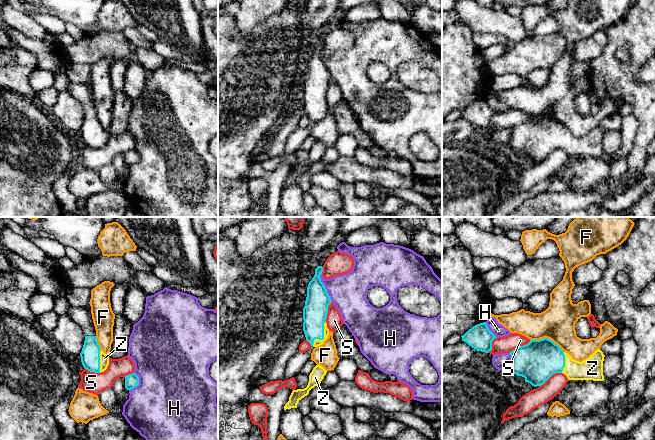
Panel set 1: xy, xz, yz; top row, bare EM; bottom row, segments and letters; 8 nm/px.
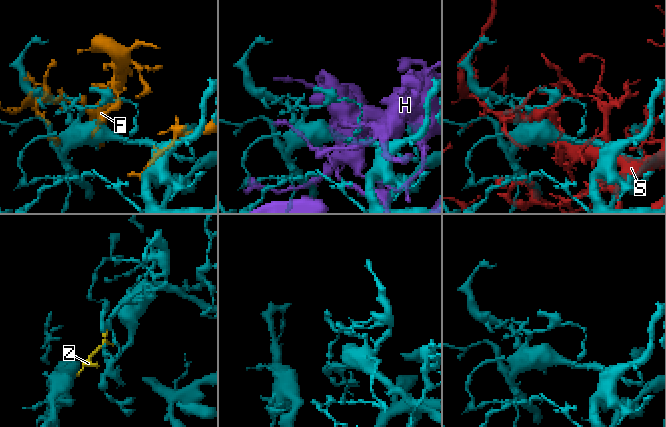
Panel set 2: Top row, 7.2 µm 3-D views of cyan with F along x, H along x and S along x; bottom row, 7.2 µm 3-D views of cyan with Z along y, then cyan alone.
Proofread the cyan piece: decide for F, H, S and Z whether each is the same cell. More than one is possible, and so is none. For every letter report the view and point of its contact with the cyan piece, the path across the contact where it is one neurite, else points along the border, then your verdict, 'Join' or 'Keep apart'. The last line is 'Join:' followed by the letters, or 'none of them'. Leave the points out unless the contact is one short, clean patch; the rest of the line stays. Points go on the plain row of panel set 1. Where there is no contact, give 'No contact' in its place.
F: Touches cyan at yz (547, 114). Keep apart
H: Touches cyan at xz (324, 63). Keep apart
S: Touches cyan at yz (520, 122). Keep apart
Z: Touches cyan at xz (323, 113). Join
Join: Z

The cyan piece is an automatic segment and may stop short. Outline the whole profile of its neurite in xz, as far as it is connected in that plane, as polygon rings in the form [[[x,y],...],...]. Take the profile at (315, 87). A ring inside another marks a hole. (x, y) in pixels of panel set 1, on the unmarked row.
[[[322,42],[315,45],[315,51],[307,63],[307,73],[303,84],[303,107],[306,116],[313,123],[322,121],[329,111],[326,94],[332,77],[321,58],[322,48]]]

